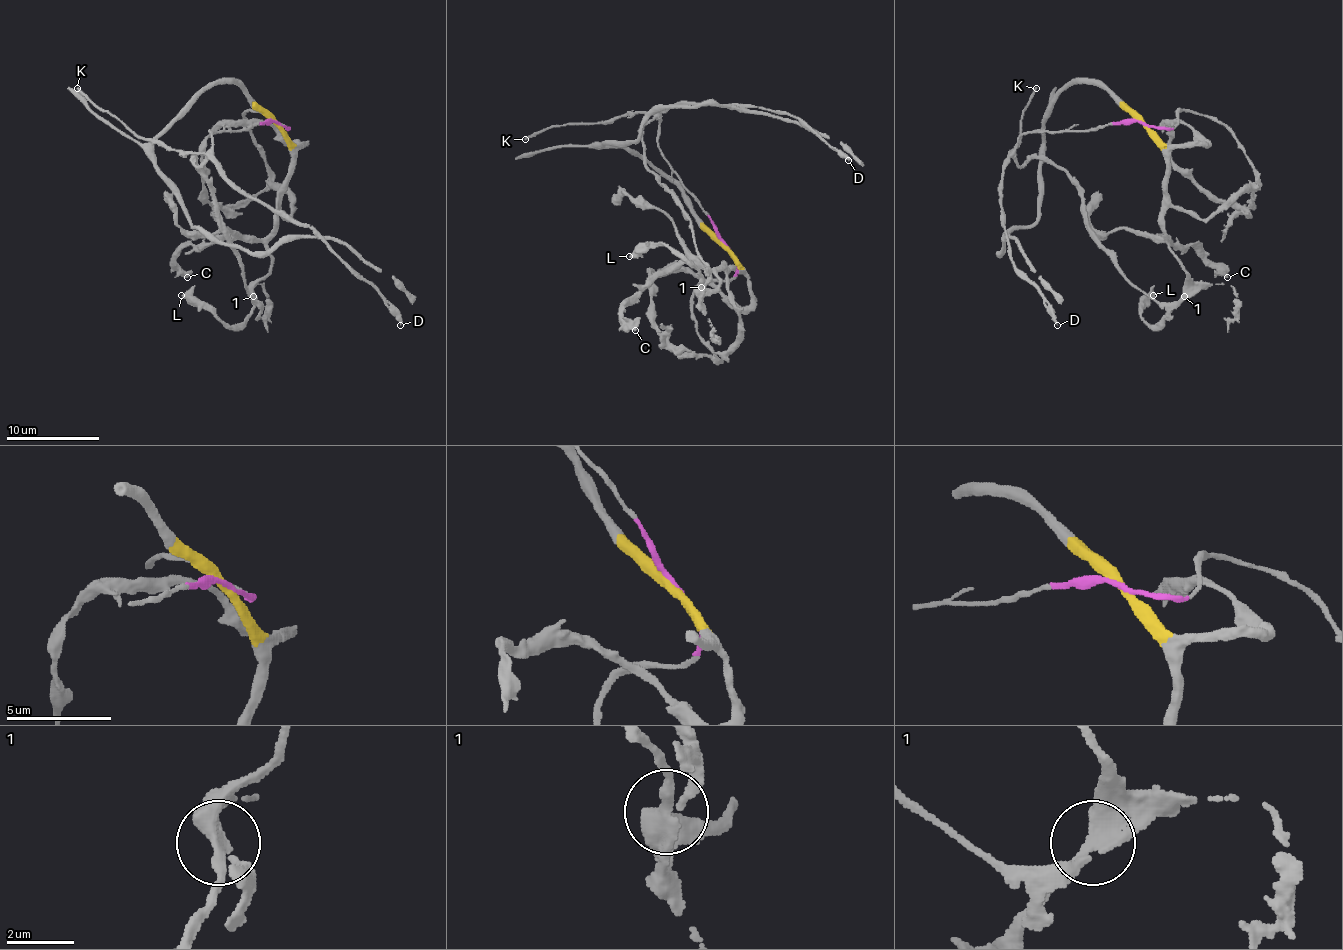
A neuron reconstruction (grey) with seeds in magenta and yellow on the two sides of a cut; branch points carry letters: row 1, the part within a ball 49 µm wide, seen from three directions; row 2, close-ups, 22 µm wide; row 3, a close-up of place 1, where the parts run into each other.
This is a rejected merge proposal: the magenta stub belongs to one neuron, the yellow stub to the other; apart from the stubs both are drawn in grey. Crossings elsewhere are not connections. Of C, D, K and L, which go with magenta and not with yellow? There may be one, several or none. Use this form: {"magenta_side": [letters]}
{"magenta_side": ["D", "K"]}

